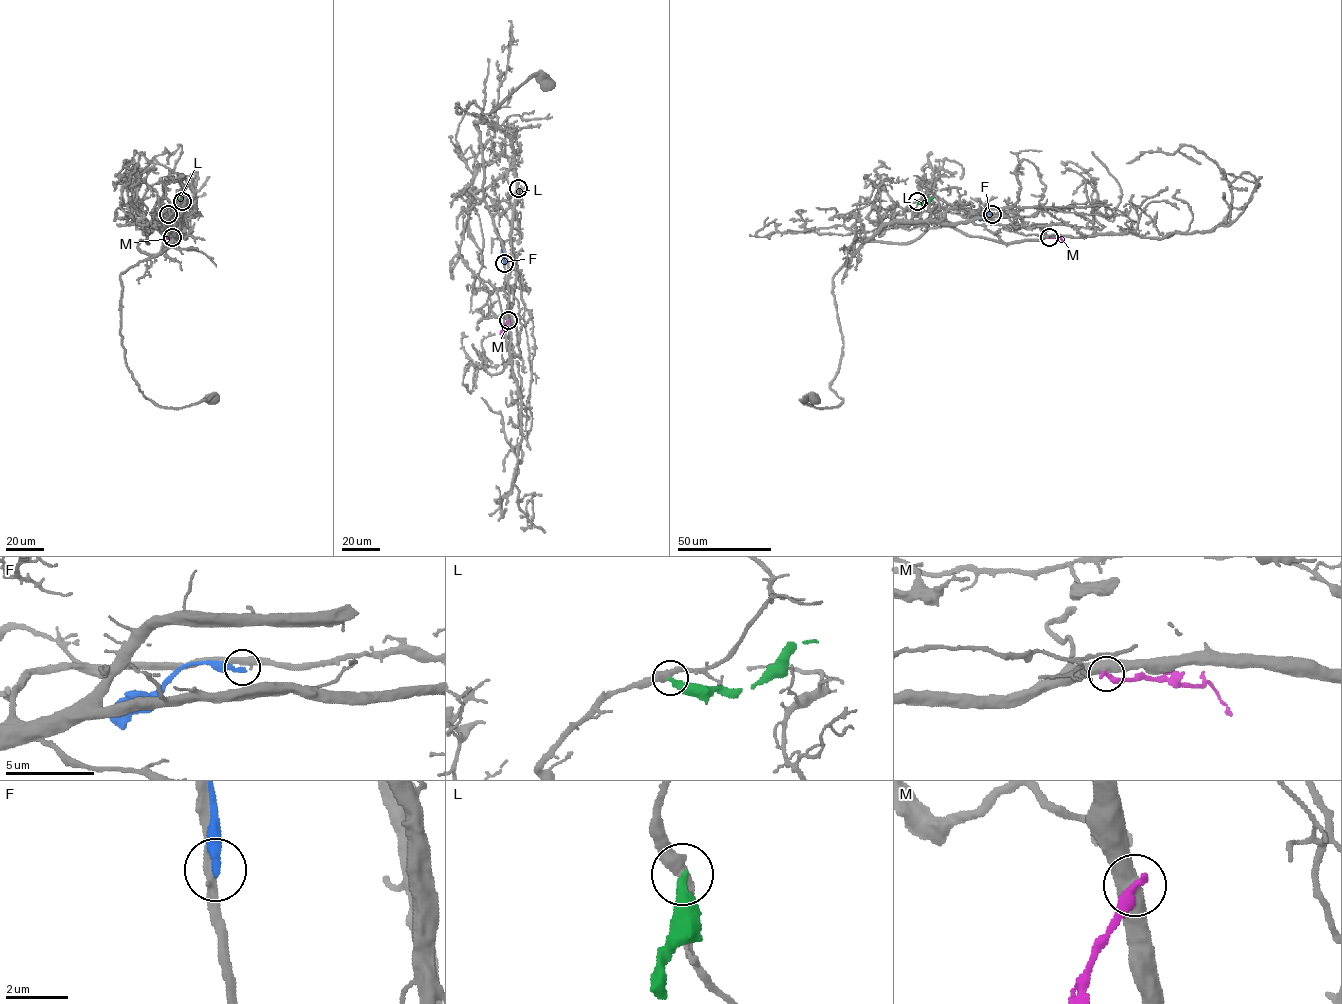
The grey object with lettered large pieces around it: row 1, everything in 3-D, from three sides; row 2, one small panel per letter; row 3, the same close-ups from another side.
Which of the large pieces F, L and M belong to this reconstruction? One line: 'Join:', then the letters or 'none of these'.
Join: none of these

